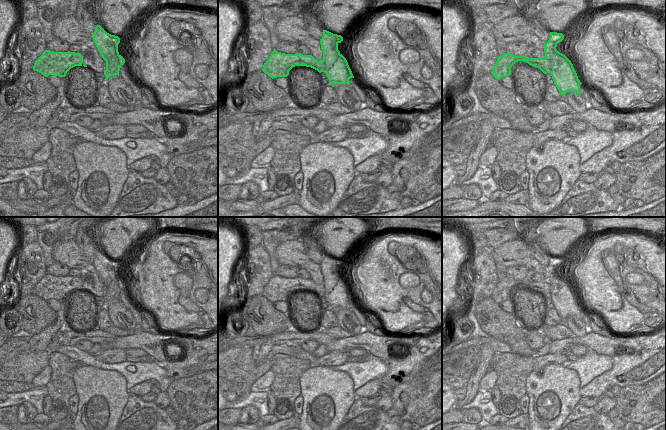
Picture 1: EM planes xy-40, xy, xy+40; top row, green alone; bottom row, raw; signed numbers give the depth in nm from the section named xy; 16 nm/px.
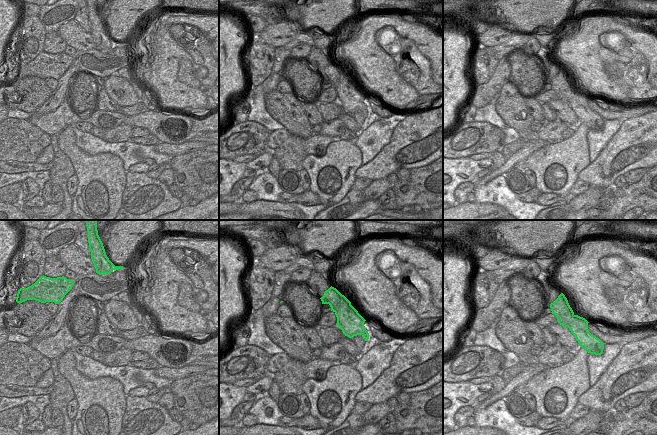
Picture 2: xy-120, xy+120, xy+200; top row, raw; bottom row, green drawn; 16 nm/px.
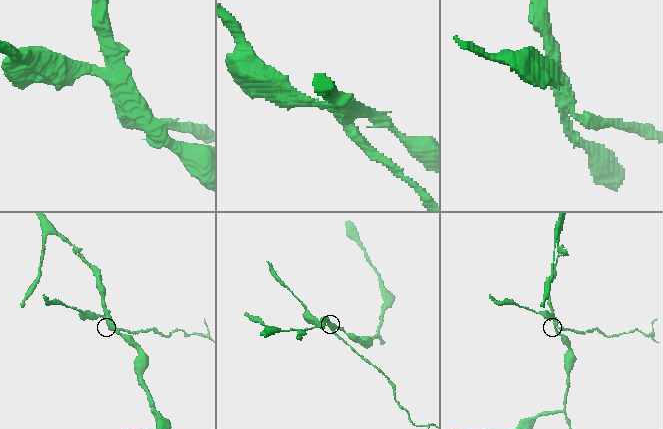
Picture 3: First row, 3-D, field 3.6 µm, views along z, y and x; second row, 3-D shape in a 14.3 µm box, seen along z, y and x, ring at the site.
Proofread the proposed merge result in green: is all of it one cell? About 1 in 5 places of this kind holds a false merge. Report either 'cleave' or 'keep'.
cleave

